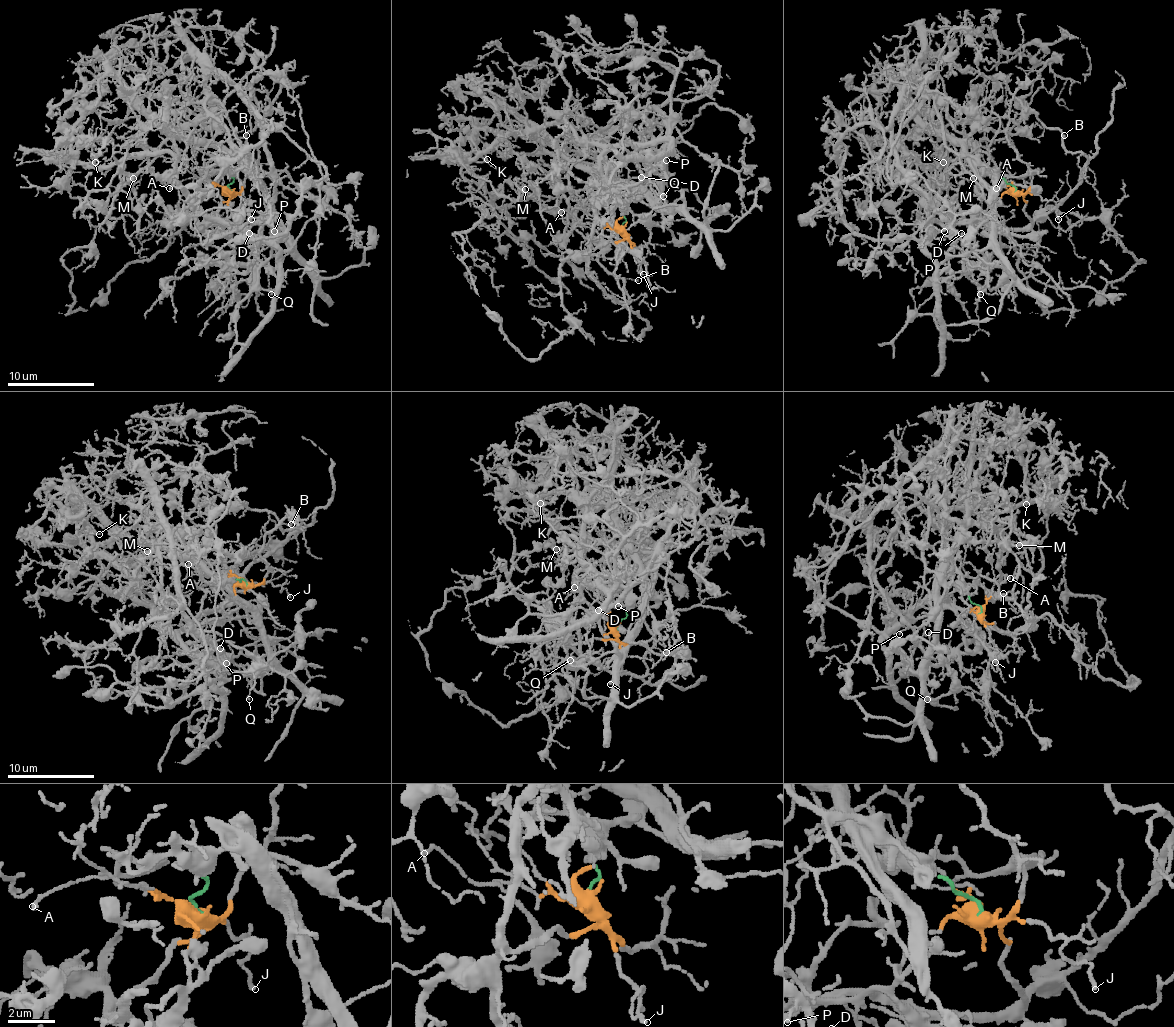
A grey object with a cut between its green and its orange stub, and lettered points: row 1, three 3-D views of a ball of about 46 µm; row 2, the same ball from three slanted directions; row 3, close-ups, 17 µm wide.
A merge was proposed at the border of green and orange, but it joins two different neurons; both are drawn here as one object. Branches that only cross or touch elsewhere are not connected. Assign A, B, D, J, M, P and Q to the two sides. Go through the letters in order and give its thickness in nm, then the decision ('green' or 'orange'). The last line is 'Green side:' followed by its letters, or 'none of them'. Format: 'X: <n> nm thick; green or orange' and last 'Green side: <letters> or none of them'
A: 170 nm thick; green
B: 130 nm thick; orange
D: 180 nm thick; green
J: 140 nm thick; orange
M: 110 nm thick; green
P: 130 nm thick; green
Q: 130 nm thick; green
Green side: A, D, M, P, Q

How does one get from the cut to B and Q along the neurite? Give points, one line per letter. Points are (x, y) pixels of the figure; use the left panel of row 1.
B: (230, 189), (228, 200), (201, 222), (197, 217), (197, 204), (234, 160), (232, 141), (245, 134)
Q: (230, 189), (241, 167), (252, 176), (291, 248), (269, 276), (271, 294)

